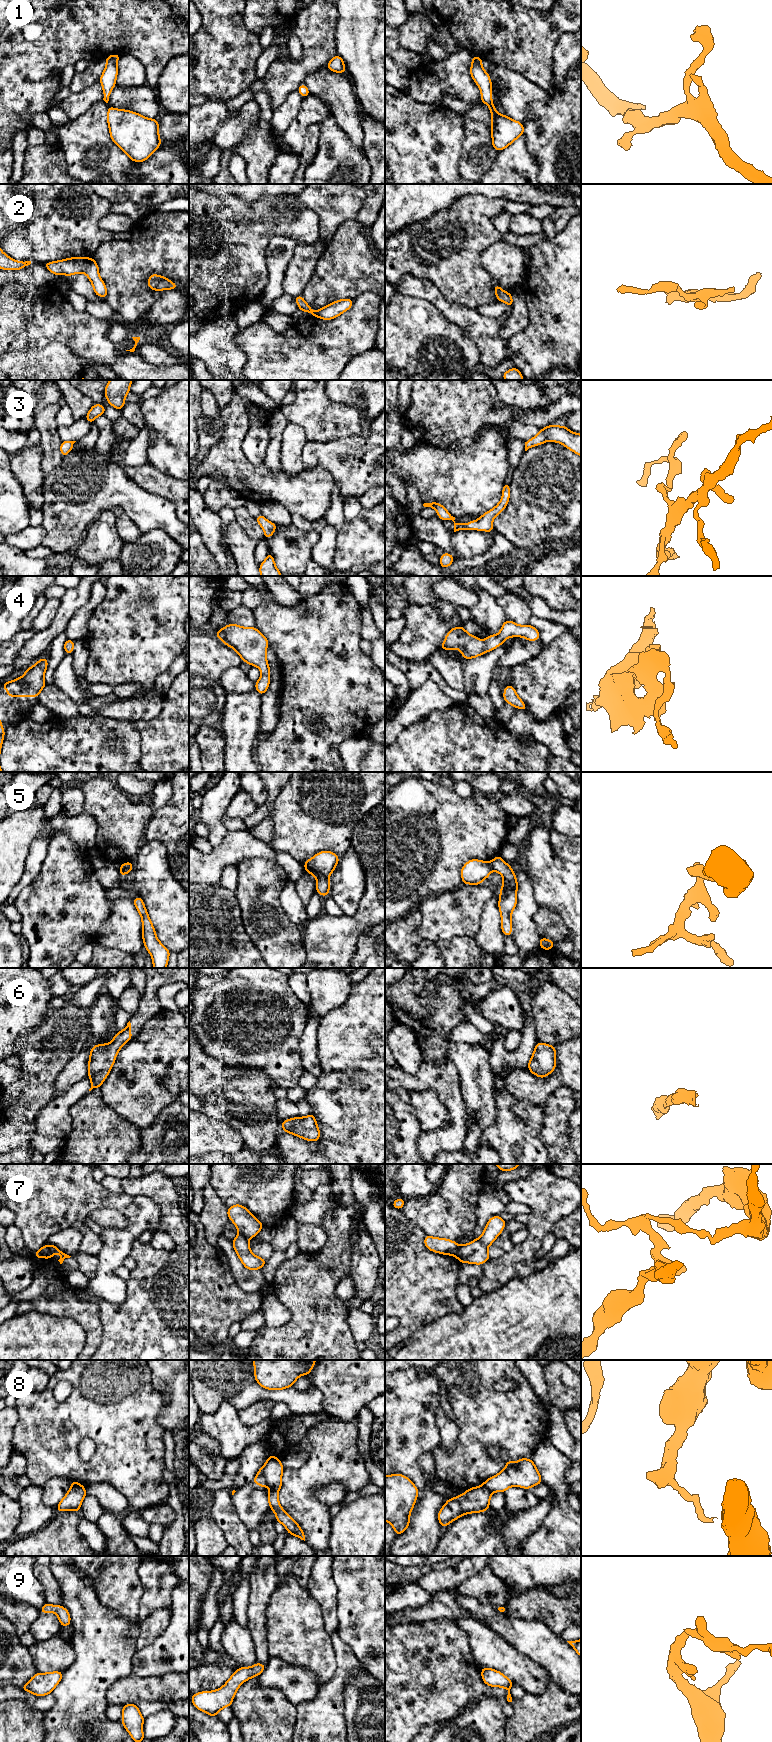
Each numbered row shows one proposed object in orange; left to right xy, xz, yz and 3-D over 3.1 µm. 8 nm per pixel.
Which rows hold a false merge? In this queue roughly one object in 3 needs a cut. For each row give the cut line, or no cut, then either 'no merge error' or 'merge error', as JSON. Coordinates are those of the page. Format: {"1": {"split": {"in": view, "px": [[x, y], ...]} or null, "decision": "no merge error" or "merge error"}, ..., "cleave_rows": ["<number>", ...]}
{"1": {"split": null, "decision": "no merge error"}, "2": {"split": null, "decision": "no merge error"}, "3": {"split": null, "decision": "no merge error"}, "4": {"split": null, "decision": "no merge error"}, "5": {"split": {"in": "xz", "px": [[317, 877], [328, 878]]}, "decision": "merge error"}, "6": {"split": null, "decision": "no merge error"}, "7": {"split": {"in": "xy", "px": [[46, 1244], [51, 1256]]}, "decision": "merge error"}, "8": {"split": {"in": "xz", "px": [[262, 1466], [267, 1485]]}, "decision": "merge error"}, "9": {"split": null, "decision": "no merge error"}, "cleave_rows": ["5", "7", "8"]}

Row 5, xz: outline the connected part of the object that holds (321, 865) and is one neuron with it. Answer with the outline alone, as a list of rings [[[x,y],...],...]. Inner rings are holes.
[[[321,851],[304,862],[305,871],[316,878],[329,878],[336,868],[339,856],[331,851]]]

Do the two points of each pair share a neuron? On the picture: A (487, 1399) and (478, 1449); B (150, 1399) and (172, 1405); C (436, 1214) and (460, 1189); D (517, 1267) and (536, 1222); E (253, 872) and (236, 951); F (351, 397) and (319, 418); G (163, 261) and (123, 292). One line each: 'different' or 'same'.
A: same
B: different
C: same
D: same
E: different
F: different
G: same

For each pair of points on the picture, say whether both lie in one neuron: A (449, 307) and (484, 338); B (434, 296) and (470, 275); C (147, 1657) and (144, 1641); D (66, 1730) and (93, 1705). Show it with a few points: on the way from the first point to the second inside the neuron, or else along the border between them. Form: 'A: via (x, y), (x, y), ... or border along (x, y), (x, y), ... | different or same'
A: via (458, 314), (475, 329) | same
B: border along (420, 279), (428, 279), (449, 300), (460, 304) | different
C: border along (163, 1632), (151, 1643), (137, 1650) | different
D: via (73, 1723), (86, 1710) | same

